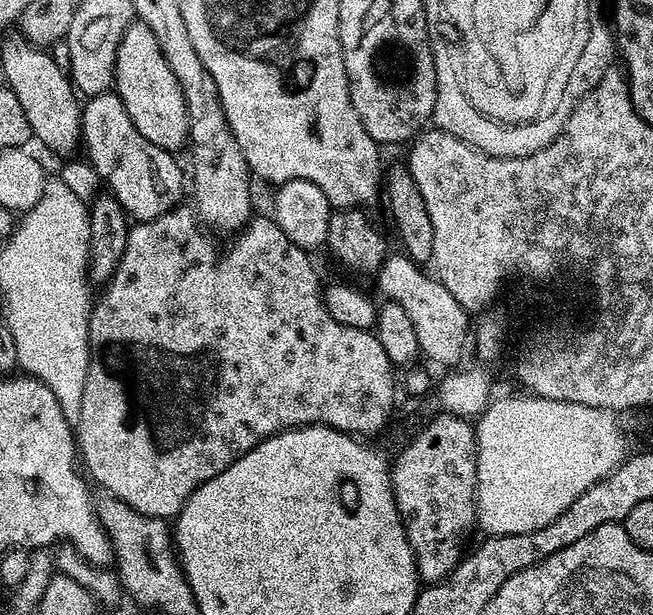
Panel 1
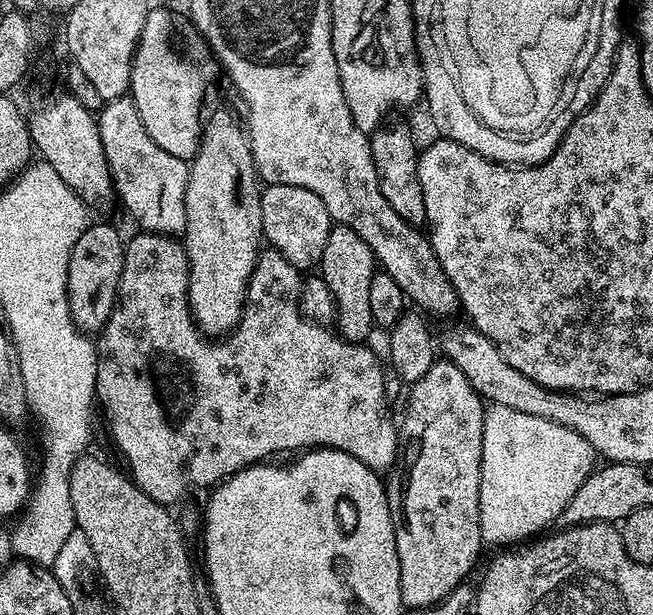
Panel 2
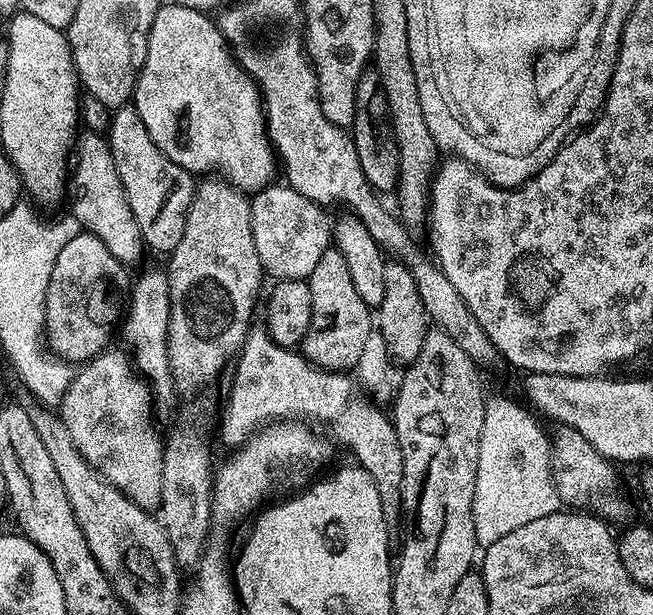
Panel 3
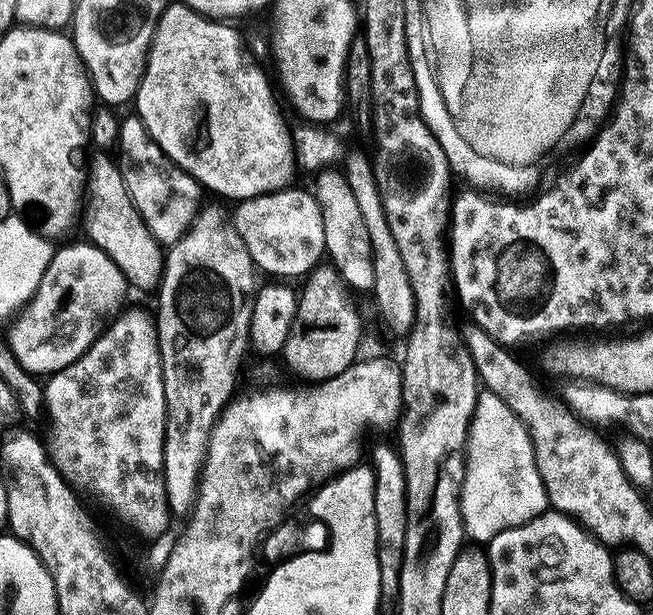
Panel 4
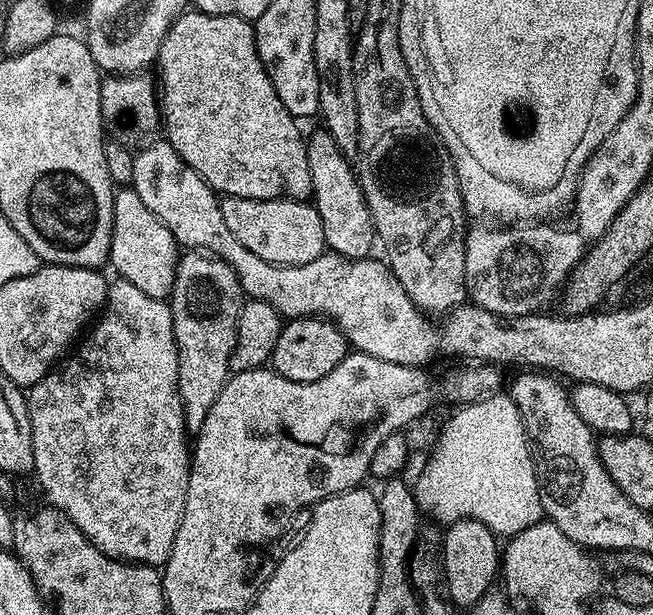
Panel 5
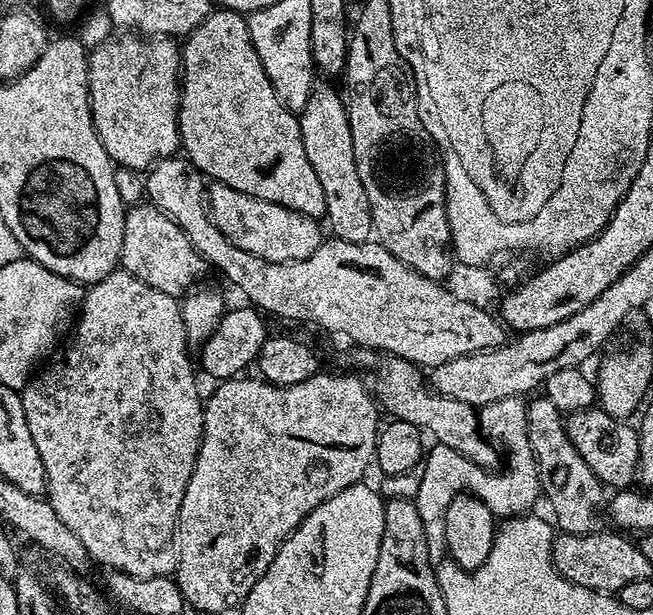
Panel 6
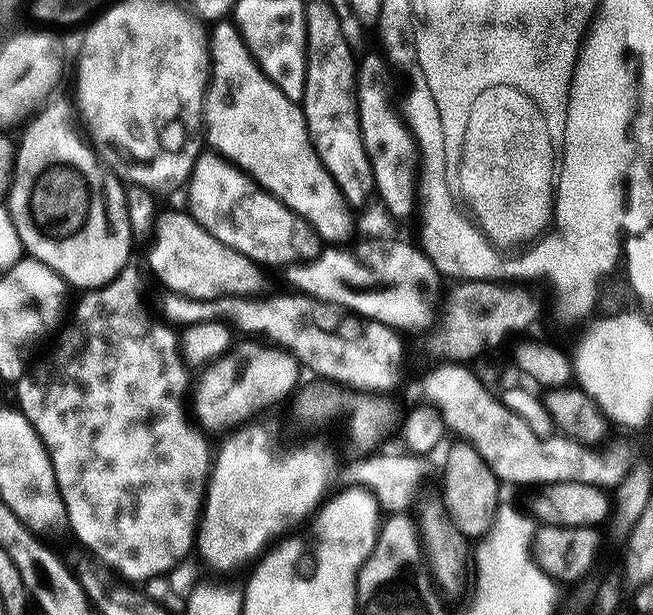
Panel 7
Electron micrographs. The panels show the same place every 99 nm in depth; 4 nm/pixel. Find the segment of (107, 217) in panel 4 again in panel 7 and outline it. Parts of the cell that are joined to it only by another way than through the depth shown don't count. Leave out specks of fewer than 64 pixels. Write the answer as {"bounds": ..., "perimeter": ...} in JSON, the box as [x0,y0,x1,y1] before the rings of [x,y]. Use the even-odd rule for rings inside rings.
{"bounds":[148,211,265,300],"perimeter":[[[161,211],[154,221],[155,232],[148,264],[167,291],[199,300],[213,300],[219,296],[255,297],[265,291],[265,269],[246,258],[246,254],[218,242],[218,238],[207,232],[187,211]]]}

